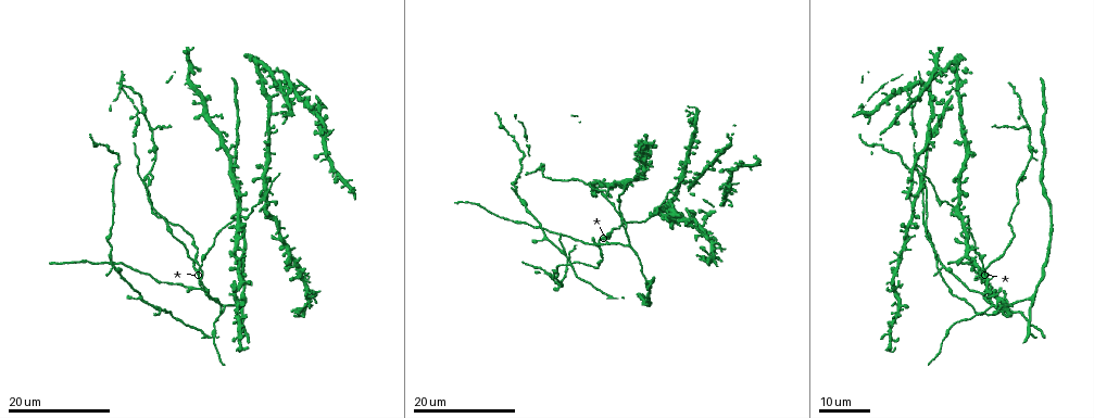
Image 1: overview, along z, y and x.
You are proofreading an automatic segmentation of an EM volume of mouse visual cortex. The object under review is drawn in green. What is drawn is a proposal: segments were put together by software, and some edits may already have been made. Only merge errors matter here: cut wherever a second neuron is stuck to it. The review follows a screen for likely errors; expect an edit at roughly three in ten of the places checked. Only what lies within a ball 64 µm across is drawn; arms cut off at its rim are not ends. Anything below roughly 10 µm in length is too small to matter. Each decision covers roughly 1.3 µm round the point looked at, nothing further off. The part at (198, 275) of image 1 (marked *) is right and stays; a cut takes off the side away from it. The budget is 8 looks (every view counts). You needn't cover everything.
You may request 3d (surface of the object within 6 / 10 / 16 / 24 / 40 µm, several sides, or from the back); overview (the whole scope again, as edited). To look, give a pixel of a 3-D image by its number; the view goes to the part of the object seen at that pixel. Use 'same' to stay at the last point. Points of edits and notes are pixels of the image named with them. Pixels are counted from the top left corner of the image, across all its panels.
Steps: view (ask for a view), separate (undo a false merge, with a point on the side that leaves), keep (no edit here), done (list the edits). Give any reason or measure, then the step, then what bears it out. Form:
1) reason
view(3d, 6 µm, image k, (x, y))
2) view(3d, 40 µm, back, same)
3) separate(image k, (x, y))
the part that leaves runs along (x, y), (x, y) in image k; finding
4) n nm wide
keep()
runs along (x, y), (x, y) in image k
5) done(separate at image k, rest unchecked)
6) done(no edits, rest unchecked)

two arms in line, one across
view(3d, 16 µm, image 1, (1026, 170))

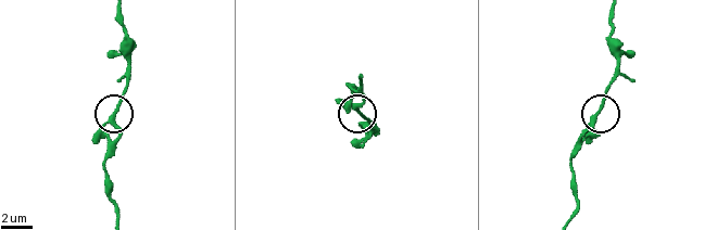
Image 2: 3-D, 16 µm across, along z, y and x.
view(3d, 6 µm, image 2, (599, 114))

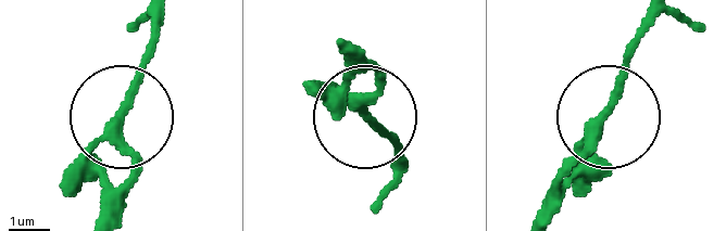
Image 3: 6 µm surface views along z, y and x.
view(3d, 6 µm, back, image 3, (122, 115))

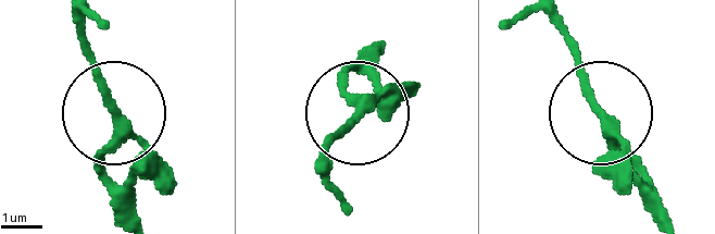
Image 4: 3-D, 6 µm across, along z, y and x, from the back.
3 arms
keep()
continuous, no second neuron

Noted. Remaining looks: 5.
view(3d, 24 µm, image 1, (134, 270))

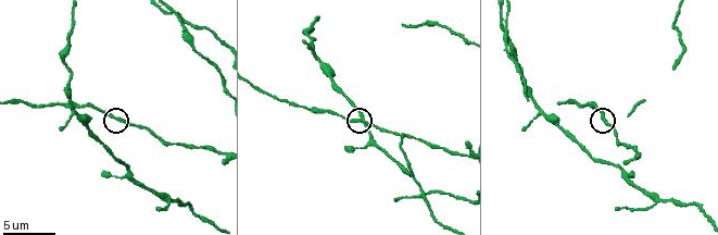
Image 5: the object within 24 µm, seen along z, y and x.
closer look
view(3d, 6 µm, image 5, (356, 120))

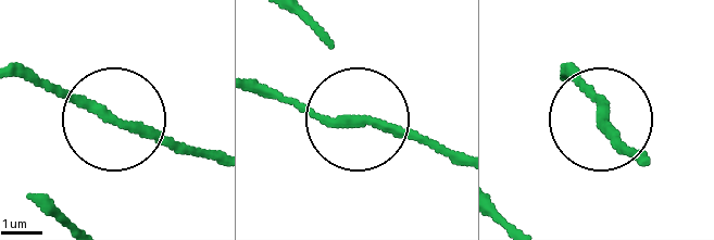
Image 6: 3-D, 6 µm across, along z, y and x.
keep()
runs along (454, 156), (260, 98) in image 6; continuous, no second neuron

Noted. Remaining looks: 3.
four-way junction
view(3d, 24 µm, image 1, (958, 197))

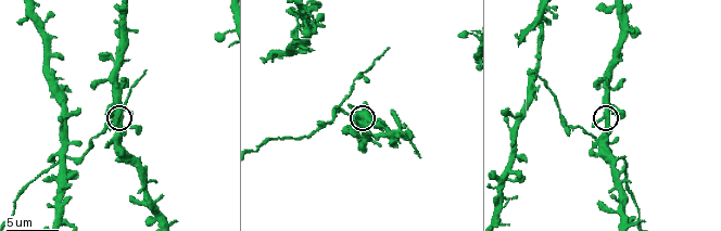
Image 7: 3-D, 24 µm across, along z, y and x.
closer look
view(3d, 6 µm, image 7, (608, 121))

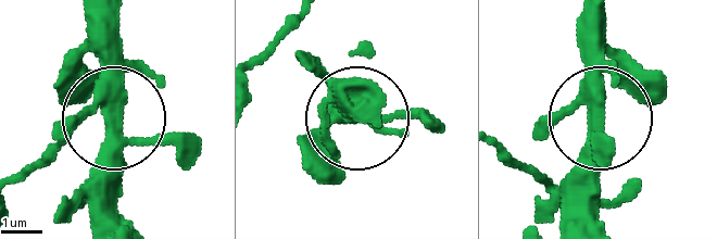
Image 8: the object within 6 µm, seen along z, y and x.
side arm 31 µm
keep()
one neuron here

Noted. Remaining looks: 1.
done(no edits, rest unchecked)

